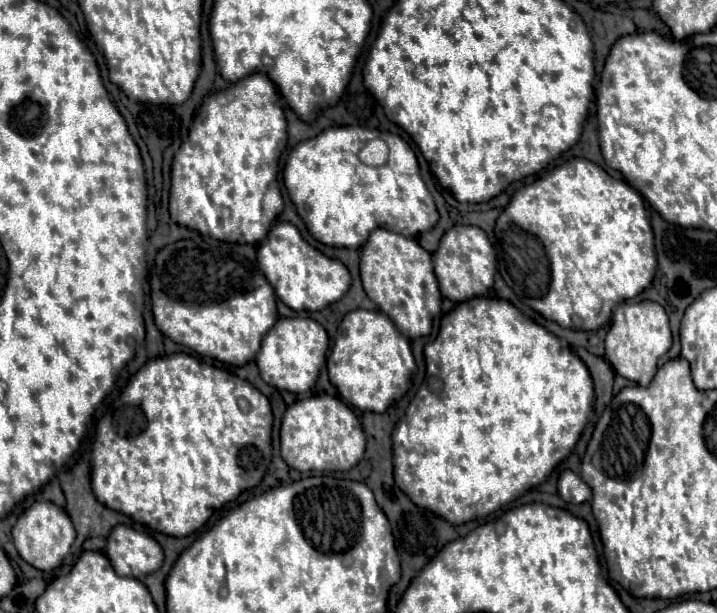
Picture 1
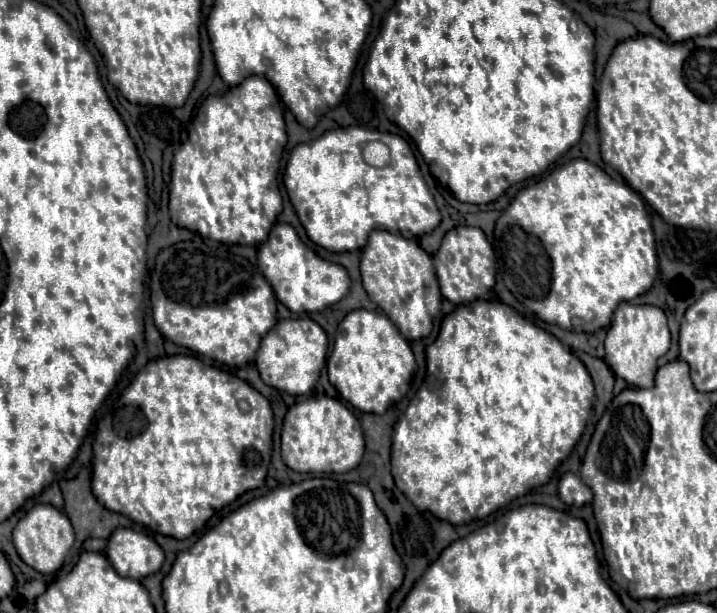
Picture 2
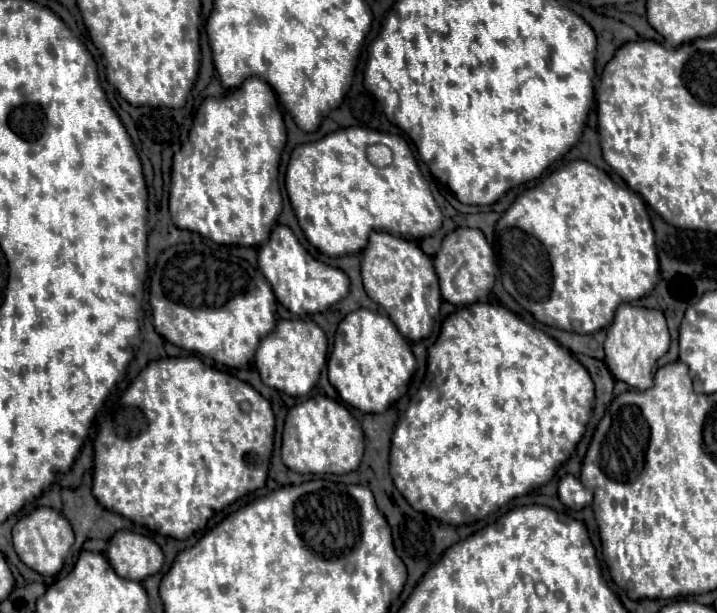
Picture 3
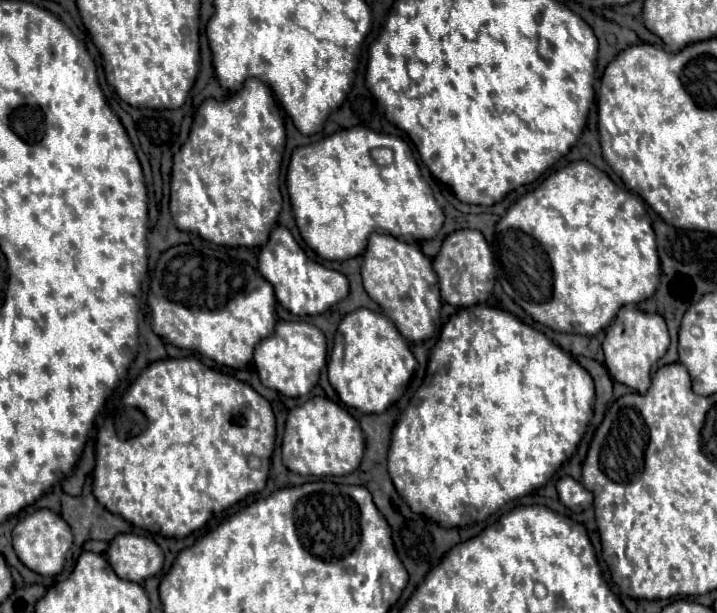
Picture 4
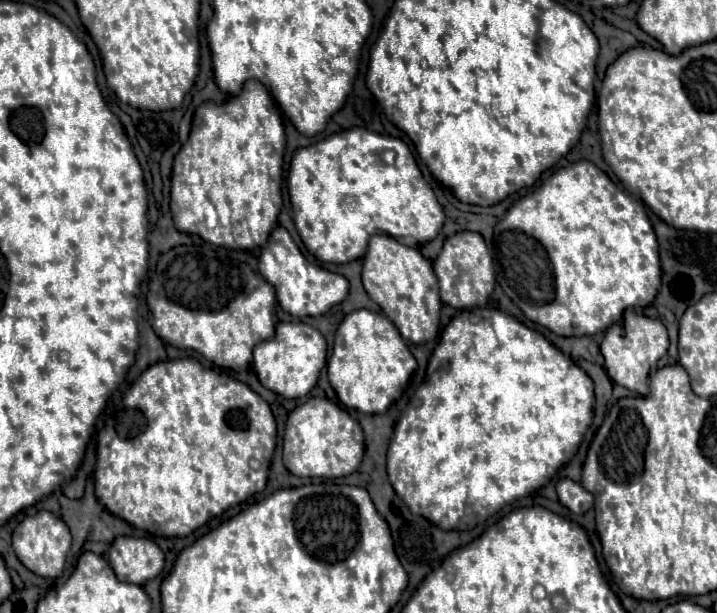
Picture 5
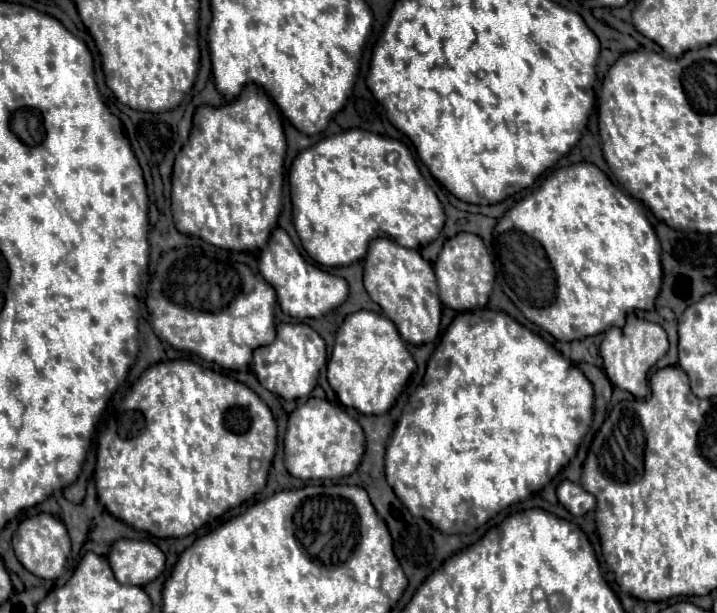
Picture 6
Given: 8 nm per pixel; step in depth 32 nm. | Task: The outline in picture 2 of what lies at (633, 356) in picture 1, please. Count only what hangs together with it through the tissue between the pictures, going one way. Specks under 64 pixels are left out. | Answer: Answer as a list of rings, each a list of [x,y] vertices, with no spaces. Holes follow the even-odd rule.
[[[622,302],[614,312],[612,326],[604,340],[604,348],[604,362],[612,368],[616,376],[624,378],[628,384],[634,384],[638,388],[650,388],[656,374],[656,362],[670,348],[670,330],[664,310],[652,304],[632,306],[628,302]]]

